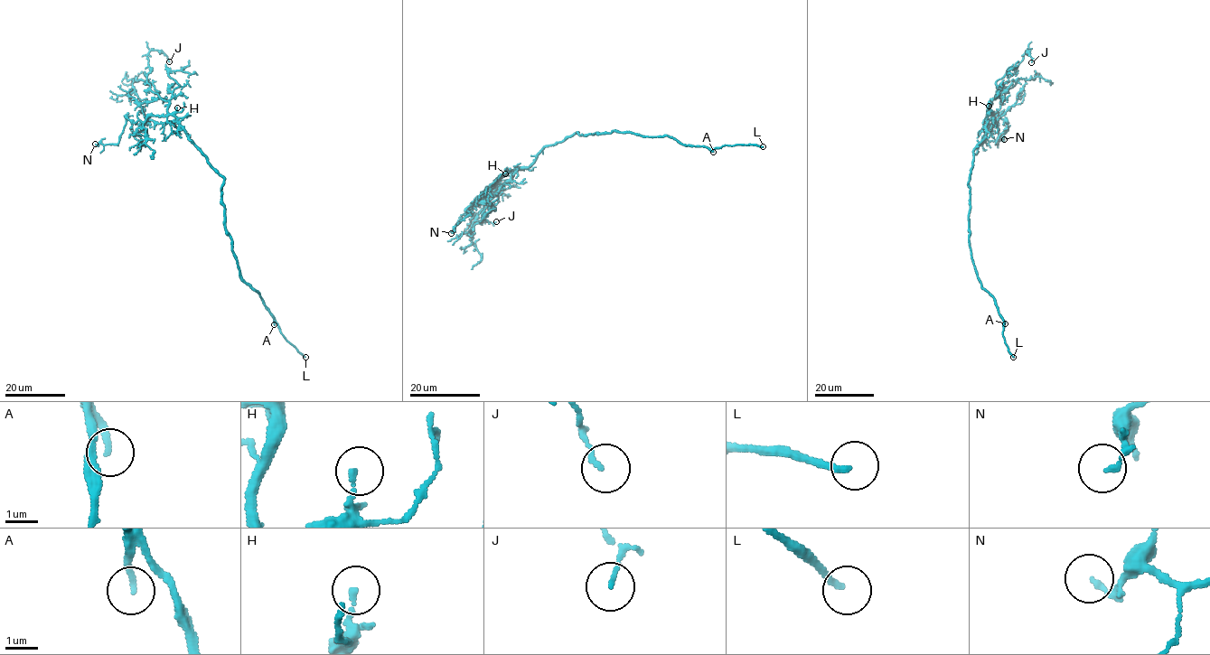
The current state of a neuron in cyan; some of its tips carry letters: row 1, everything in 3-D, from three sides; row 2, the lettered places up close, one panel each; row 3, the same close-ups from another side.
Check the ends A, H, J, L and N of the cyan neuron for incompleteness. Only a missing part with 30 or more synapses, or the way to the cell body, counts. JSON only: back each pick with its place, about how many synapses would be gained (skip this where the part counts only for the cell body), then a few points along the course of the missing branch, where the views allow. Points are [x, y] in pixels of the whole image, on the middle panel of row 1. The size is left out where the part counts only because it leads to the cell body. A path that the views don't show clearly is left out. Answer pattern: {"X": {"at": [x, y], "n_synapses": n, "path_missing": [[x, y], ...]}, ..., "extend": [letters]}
{"A": {"at": [713, 152], "n_synapses": 50, "path_missing": [[713, 152], [726, 146], [700, 144], [651, 159], [599, 143], [590, 158], [604, 173]]}, "L": {"at": [763, 146]}, "extend": ["A", "L"]}

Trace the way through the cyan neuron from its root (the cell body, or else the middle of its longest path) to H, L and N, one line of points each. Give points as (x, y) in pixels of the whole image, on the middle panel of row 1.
H: (577, 133), (548, 145), (529, 165), (505, 173)
L: (577, 133), (587, 135), (614, 131), (647, 136), (670, 135), (682, 145), (708, 148), (736, 145), (763, 146)
N: (577, 133), (548, 145), (529, 165), (501, 175), (475, 198), (467, 209), (470, 215), (461, 220), (451, 233)

